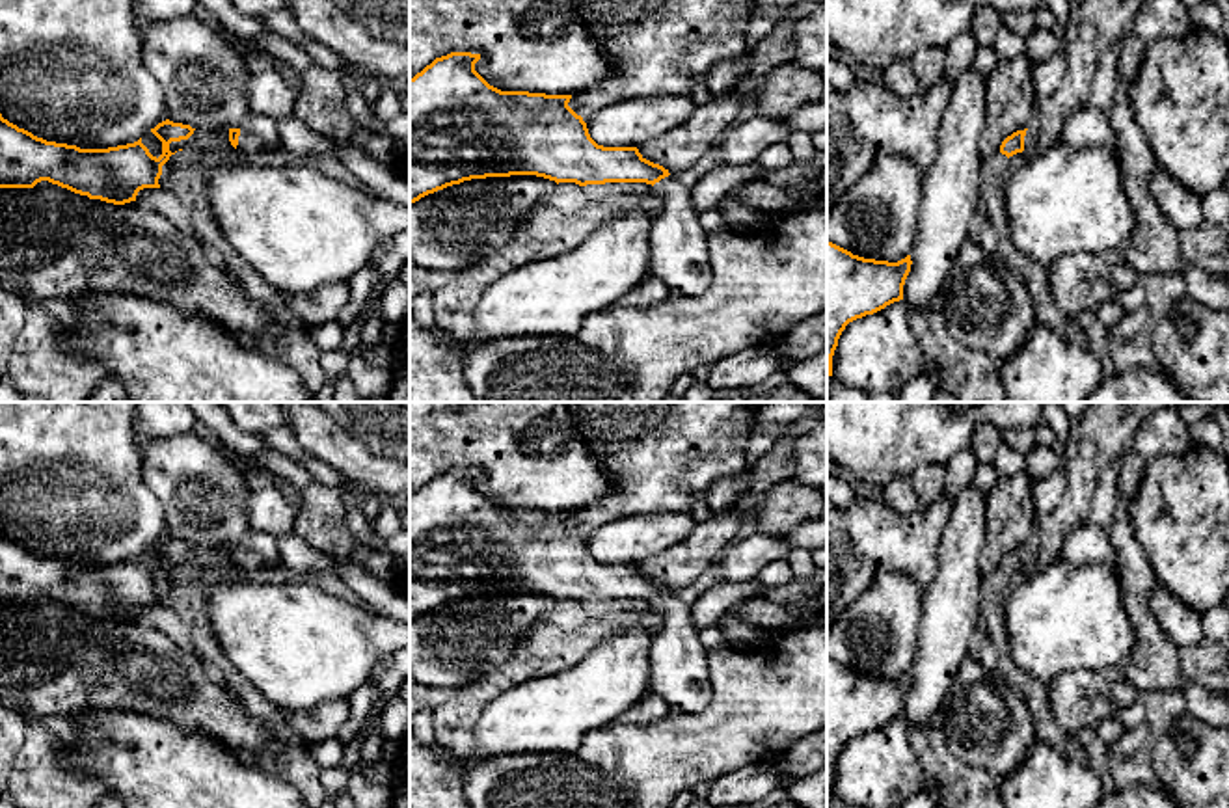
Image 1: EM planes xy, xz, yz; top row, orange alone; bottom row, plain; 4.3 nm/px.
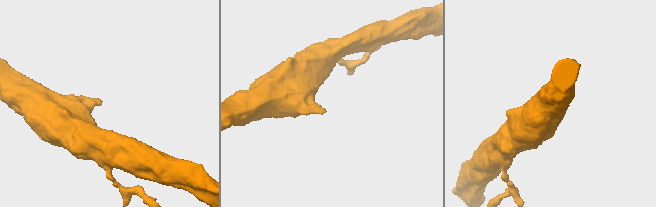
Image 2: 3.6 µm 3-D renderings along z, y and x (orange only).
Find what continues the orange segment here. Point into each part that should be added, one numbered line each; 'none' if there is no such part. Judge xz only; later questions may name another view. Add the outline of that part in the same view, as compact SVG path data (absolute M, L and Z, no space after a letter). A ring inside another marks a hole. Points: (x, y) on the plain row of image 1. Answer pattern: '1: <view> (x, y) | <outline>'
1: xz (678, 661) | M670 594L652 603L663 618L650 650L650 691L657 693L672 715L700 713L711 700L708 650L700 644L691 605Z

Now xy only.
1: xy (248, 561) | M240 547L238 562L236 562L238 572L250 573L257 570L266 570L266 566L268 560L261 553L248 547Z

